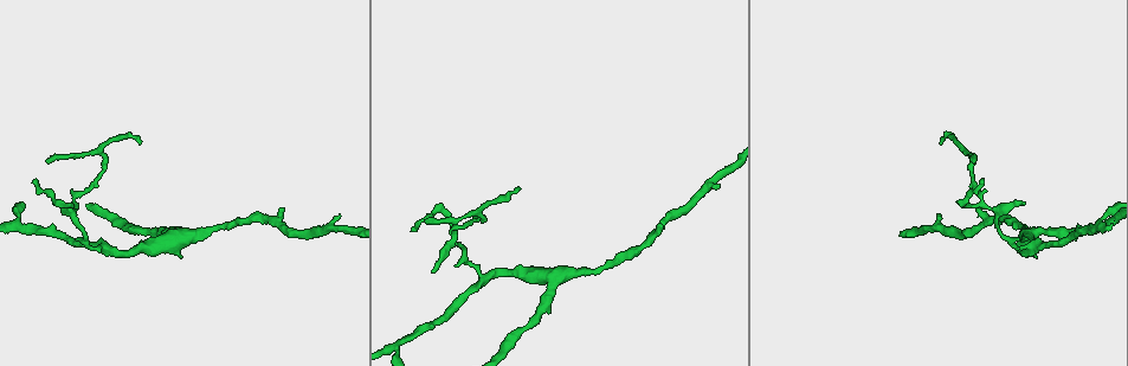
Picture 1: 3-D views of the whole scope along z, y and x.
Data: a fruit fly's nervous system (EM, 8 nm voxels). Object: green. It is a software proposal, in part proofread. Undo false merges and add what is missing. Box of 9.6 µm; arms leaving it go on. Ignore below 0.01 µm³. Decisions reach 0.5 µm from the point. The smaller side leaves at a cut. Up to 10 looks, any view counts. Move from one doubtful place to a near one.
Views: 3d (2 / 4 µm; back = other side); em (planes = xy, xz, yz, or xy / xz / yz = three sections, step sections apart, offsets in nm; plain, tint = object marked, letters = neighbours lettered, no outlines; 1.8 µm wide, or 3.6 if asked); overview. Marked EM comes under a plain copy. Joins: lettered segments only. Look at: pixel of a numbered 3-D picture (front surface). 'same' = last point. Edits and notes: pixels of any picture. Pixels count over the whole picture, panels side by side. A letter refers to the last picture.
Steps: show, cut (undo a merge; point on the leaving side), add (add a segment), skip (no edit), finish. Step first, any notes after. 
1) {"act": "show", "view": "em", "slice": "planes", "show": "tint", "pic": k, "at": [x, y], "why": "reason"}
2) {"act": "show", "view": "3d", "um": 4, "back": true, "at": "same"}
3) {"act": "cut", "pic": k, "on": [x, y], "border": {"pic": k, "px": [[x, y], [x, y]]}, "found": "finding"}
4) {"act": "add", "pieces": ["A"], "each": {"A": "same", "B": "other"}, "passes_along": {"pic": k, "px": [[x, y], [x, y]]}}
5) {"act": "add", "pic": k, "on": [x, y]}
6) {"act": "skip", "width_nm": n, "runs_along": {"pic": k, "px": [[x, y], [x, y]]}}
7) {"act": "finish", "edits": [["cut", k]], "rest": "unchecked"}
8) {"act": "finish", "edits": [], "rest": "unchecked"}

{"act": "show", "view": "em", "slice": "xy", "step": 4, "show": "letters", "pic": 1, "at": [139, 142], "why": "branch stops here"}

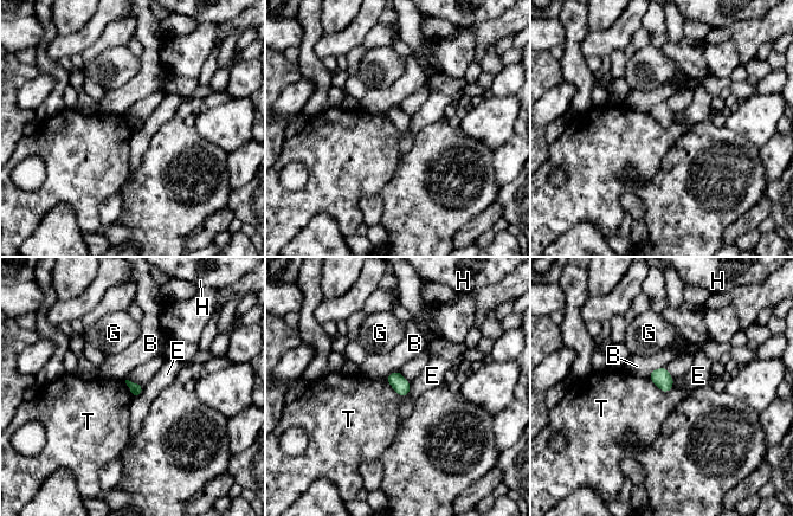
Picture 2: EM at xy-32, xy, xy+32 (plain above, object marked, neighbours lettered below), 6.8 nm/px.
{"act": "show", "view": "em", "slice": "planes", "show": "letters", "at": "same"}

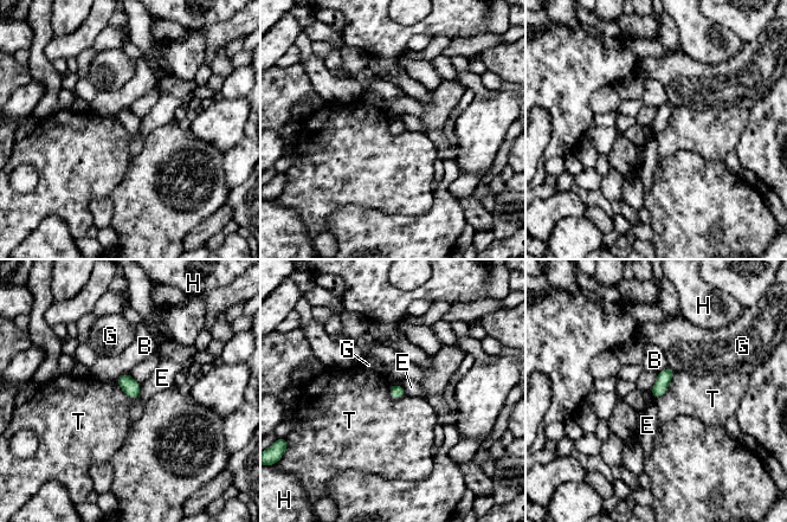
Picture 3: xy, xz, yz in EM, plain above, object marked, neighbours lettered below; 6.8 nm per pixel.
{"act": "skip", "width_nm": 100, "each": {"B": "other", "E": "other", "G": "other", "H": "other", "T": "other"}, "border": {"pic": 3, "px": [[675, 372], [668, 388], [653, 399]]}, "found": "none of them fits"}

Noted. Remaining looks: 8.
{"act": "show", "view": "em", "slice": "planes", "show": "letters", "pic": 1, "at": [455, 231], "why": "sharp bend"}

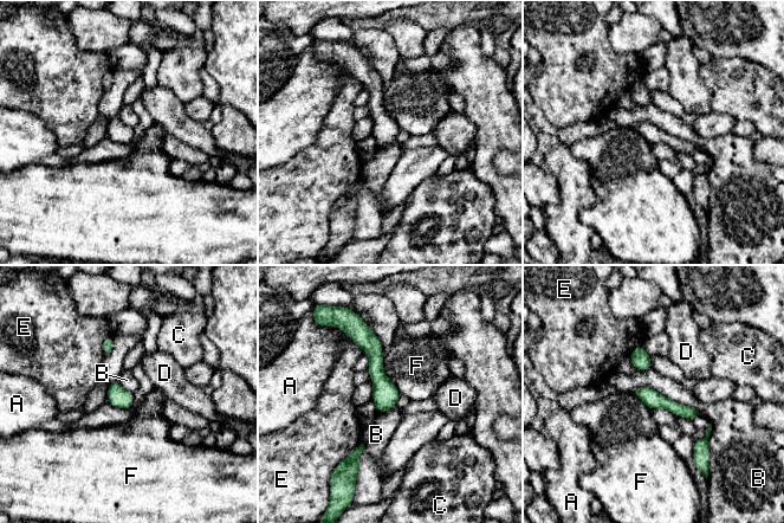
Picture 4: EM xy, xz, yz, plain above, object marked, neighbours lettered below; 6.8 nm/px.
{"act": "skip", "each": {"A": "other", "B": "other", "C": "other", "D": "other", "E": "other", "F": "other"}, "runs_along": {"pic": 4, "px": [[365, 331], [376, 356], [381, 409]]}, "found": "one neuron here"}

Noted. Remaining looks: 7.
{"act": "show", "view": "3d", "um": 2, "pic": 1, "at": [979, 209], "why": "an open end"}

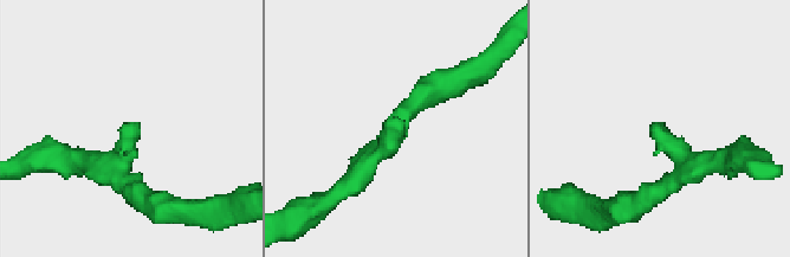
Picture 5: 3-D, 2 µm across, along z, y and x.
{"act": "show", "view": "em", "slice": "planes", "show": "letters", "pic": 5, "at": [403, 122], "why": "shape alone is not enough"}

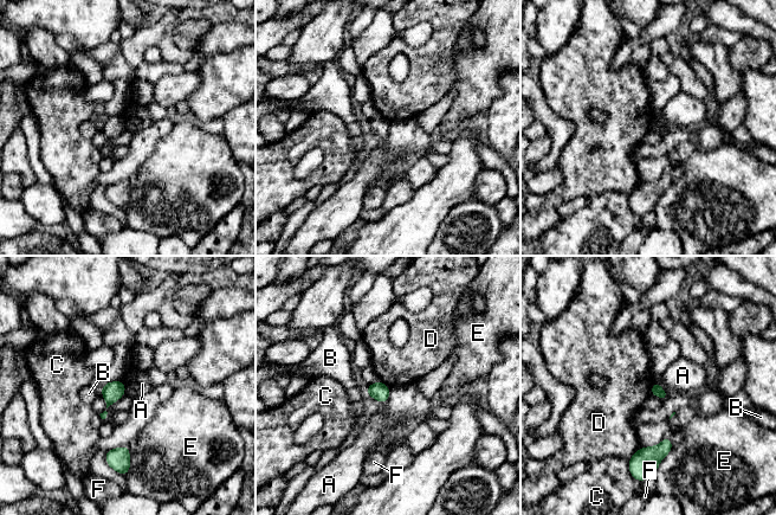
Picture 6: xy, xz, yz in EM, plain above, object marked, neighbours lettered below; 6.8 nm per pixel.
{"act": "skip", "each": {"A": "other", "B": "other", "C": "other", "D": "other", "E": "other", "F": "other"}, "found": "none of them fits"}

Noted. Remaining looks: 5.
{"act": "show", "view": "em", "slice": "planes", "show": "letters", "pic": 1, "at": [1097, 225], "why": "narrows sharply"}

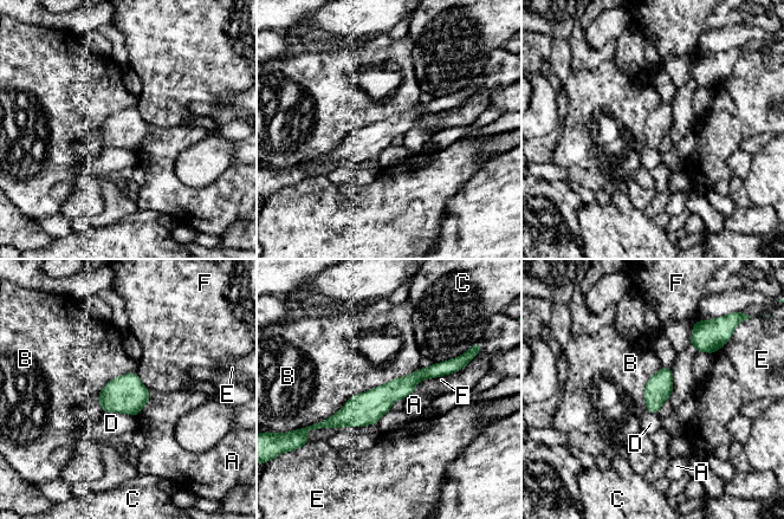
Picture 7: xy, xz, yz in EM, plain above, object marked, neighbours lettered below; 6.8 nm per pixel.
{"act": "skip", "longest_contact_nm": ["B", 800], "each": {"A": "other", "B": "other", "C": "other", "D": "other", "E": "other", "F": "other"}, "border": {"pic": 7, "px": [[419, 367], [352, 395], [313, 425]]}, "found": "all the same neuron"}

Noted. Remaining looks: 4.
{"act": "finish", "edits": [], "rest": "unchecked"}

